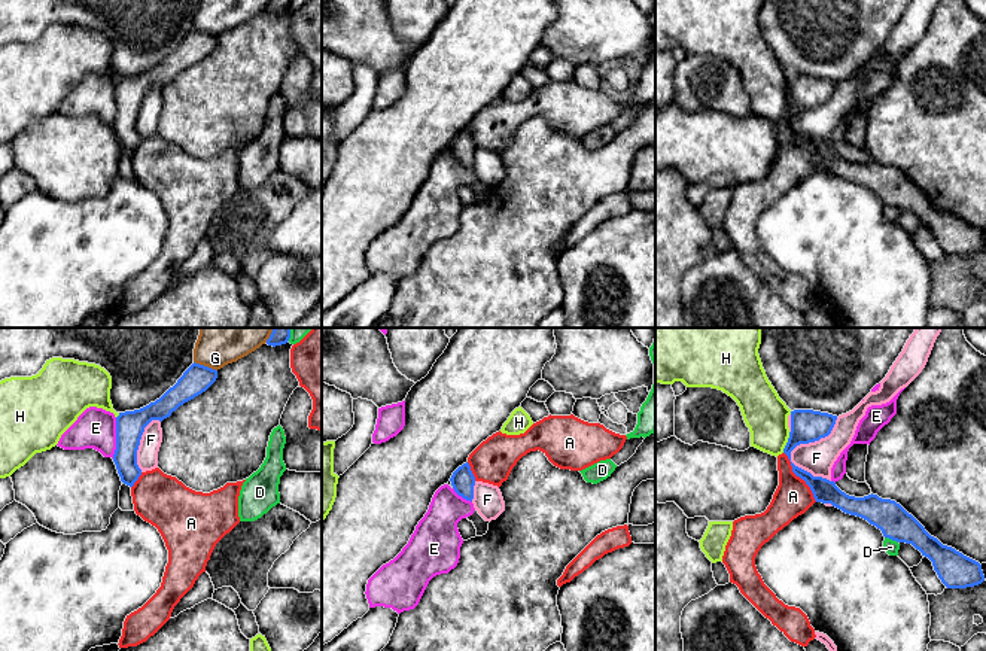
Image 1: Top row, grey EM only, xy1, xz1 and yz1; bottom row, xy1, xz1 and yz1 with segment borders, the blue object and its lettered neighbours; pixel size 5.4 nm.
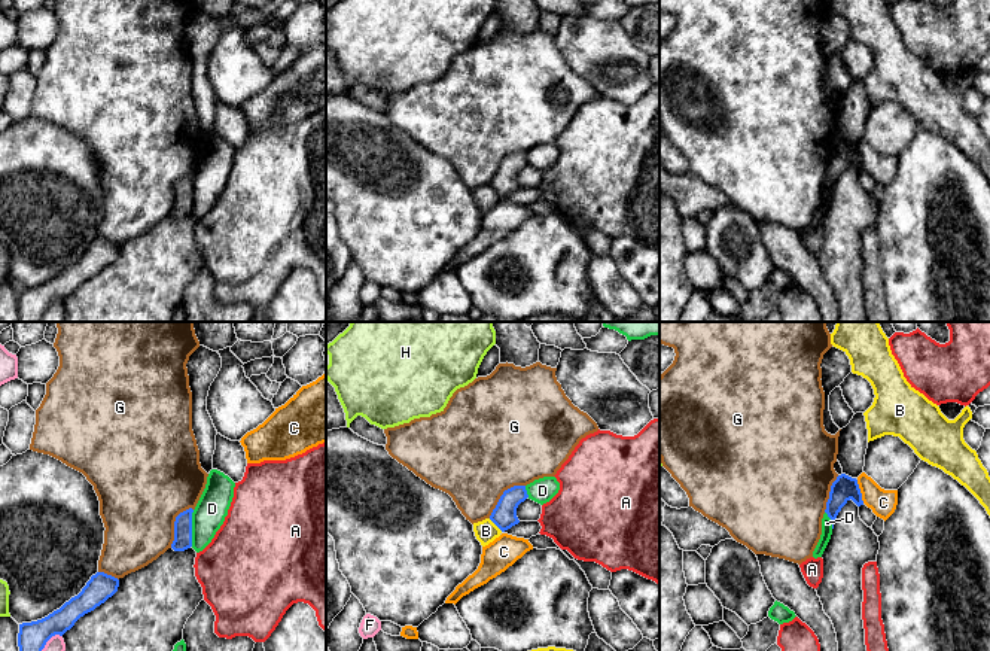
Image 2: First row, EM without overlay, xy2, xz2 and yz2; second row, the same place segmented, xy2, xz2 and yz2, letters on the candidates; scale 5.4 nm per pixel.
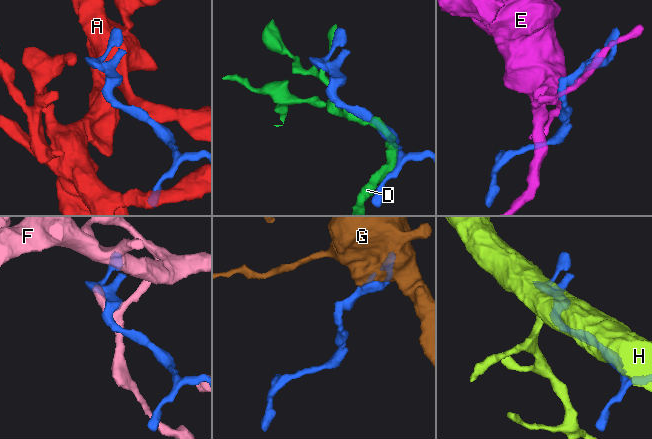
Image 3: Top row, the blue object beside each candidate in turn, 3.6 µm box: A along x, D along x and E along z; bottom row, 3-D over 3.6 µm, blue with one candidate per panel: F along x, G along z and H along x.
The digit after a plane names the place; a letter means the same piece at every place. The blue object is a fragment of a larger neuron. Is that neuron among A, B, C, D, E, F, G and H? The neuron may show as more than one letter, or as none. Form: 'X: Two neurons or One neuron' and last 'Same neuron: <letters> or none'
A: Two neurons
B: One neuron
C: Two neurons
D: Two neurons
E: Two neurons
F: Two neurons
G: Two neurons
H: Two neurons
Same neuron: B

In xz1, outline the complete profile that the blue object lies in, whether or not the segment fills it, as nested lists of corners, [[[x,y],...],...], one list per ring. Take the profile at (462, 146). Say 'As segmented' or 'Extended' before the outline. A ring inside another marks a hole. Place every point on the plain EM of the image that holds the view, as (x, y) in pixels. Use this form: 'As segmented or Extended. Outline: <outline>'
As segmented. Outline: [[[468,128],[463,130],[462,133],[459,133],[453,139],[450,147],[451,147],[451,152],[453,152],[454,158],[459,162],[462,162],[463,165],[472,168],[472,165],[474,165],[475,143],[474,143]]]

